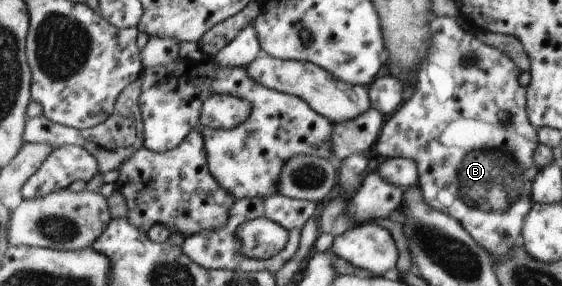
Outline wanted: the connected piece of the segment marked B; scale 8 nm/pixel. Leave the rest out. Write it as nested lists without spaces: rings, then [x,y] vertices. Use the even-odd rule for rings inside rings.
[[[439,17],[433,20],[431,24],[431,30],[435,32],[433,40],[431,40],[431,56],[427,58],[427,64],[423,64],[421,72],[419,72],[419,84],[417,84],[417,90],[413,94],[413,98],[394,115],[387,120],[383,125],[383,132],[376,140],[374,146],[379,156],[383,156],[385,159],[390,158],[413,158],[419,166],[419,172],[421,172],[421,184],[423,184],[423,192],[427,192],[424,196],[427,196],[431,200],[431,206],[433,208],[439,208],[439,211],[447,213],[452,217],[455,217],[459,222],[462,222],[463,226],[471,232],[471,236],[475,236],[475,240],[479,244],[482,244],[493,257],[502,256],[508,253],[508,250],[519,244],[519,236],[521,225],[523,224],[523,218],[529,212],[531,208],[531,200],[529,200],[529,186],[533,186],[531,180],[534,180],[534,176],[537,174],[538,169],[534,165],[532,154],[537,146],[538,137],[537,130],[528,120],[526,115],[526,87],[523,86],[523,68],[519,68],[519,64],[515,64],[515,60],[511,60],[511,56],[507,56],[507,52],[501,52],[495,48],[495,46],[484,44],[476,38],[473,32],[465,31],[460,25],[460,20],[451,17]]]

